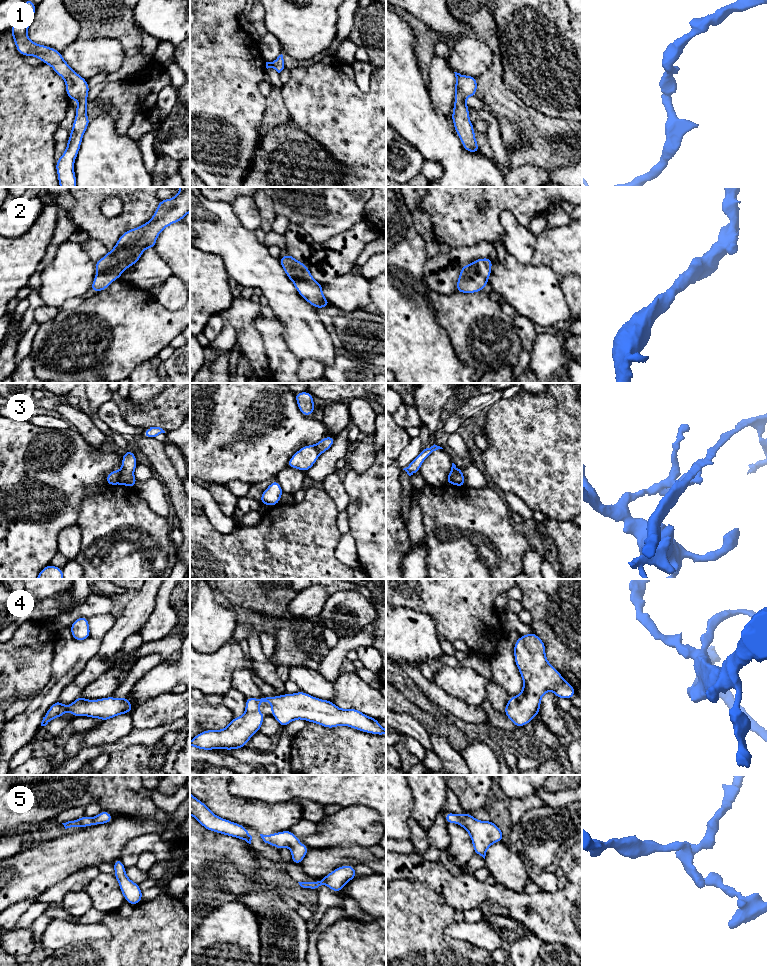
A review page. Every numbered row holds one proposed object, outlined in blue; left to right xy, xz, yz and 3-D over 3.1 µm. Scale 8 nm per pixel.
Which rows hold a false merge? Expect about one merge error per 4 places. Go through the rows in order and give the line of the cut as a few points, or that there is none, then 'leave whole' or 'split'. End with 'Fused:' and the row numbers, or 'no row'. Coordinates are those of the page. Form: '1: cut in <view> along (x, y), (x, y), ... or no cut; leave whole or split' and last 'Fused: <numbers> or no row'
1: no cut; leave whole
2: no cut; leave whole
3: cut in xy along (121, 471), (118, 483); split
4: no cut; leave whole
5: no cut; leave whole
Fused: 3

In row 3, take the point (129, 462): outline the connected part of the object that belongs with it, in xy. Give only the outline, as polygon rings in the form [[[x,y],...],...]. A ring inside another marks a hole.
[[[125,451],[122,457],[121,475],[119,478],[119,484],[134,488],[137,484],[137,480],[133,474],[137,460],[133,451]]]

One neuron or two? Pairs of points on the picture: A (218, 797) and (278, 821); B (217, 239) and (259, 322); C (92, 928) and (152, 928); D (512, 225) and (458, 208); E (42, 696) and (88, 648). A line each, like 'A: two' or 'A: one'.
A: one
B: two
C: two
D: two
E: one

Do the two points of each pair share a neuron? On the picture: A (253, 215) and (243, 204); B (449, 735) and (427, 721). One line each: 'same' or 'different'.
A: same
B: same

